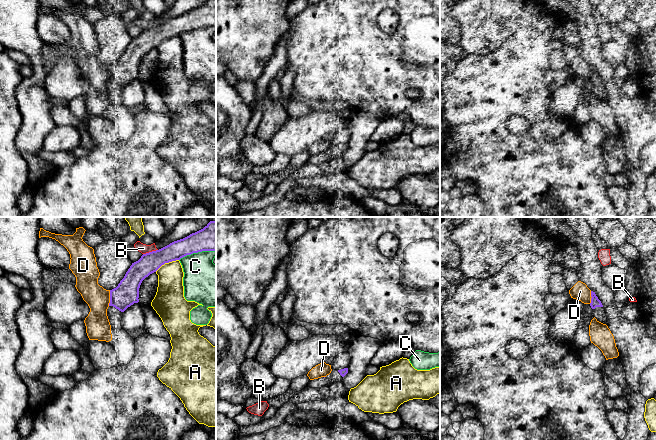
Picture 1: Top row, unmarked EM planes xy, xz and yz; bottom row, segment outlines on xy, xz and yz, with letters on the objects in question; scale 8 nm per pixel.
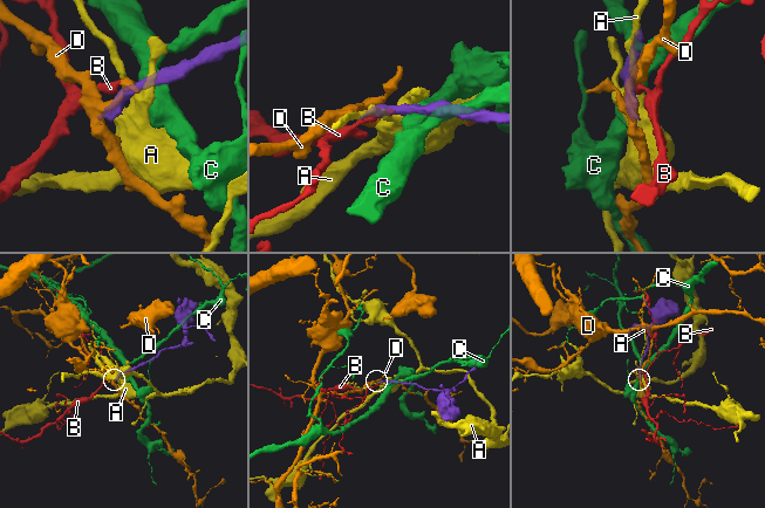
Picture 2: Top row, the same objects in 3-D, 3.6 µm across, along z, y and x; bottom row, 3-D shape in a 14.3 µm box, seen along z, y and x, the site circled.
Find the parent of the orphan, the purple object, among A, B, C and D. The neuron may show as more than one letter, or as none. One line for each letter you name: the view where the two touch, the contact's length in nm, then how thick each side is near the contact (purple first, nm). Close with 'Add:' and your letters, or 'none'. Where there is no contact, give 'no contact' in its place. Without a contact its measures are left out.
Add: none

